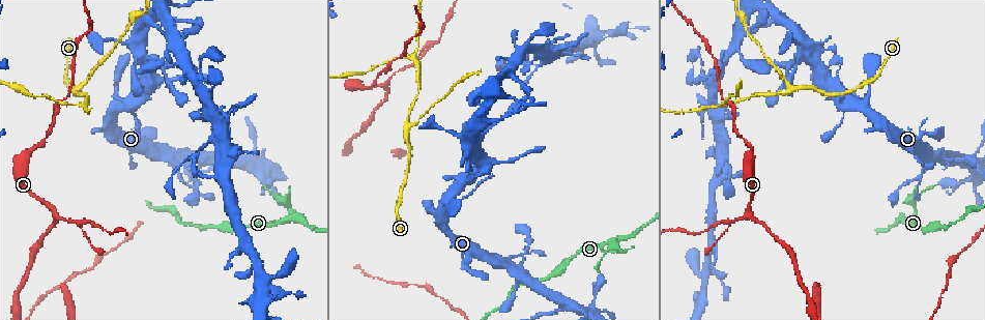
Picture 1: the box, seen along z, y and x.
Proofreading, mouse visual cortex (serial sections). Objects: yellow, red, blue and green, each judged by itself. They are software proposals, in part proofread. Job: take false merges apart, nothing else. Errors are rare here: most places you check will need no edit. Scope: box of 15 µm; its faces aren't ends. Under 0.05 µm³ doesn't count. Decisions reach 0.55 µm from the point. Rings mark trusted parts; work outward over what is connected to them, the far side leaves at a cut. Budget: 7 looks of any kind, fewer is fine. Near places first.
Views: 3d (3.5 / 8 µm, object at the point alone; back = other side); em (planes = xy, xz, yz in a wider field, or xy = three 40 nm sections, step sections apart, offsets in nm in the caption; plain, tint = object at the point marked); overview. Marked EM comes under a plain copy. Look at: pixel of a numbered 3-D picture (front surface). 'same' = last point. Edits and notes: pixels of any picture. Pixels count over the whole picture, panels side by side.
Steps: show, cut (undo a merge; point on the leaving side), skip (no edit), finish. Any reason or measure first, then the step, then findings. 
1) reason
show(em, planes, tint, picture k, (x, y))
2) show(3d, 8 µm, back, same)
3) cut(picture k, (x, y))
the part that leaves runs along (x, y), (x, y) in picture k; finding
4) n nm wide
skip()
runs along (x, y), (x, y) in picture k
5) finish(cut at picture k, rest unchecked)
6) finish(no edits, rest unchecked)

sudden change in width
show(3d, 3.5 µm, picture 1, (289, 209))

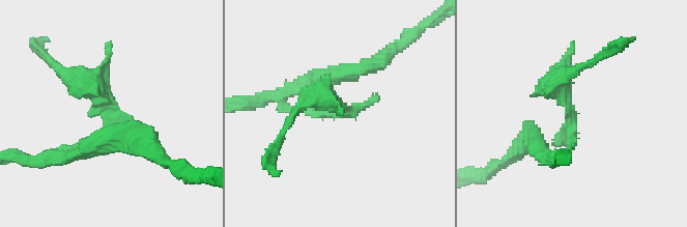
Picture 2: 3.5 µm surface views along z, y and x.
now the EM
show(em, xy, step 2, tint, picture 2, (348, 111))

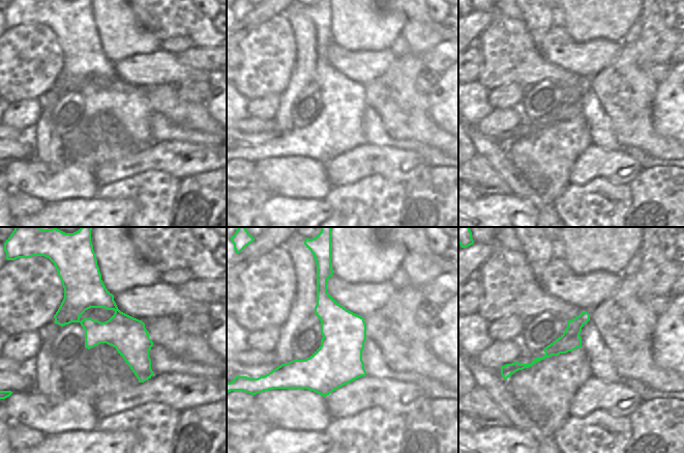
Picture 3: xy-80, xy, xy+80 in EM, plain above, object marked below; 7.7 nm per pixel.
cut it another way
show(em, xy, step 5, tint, same)

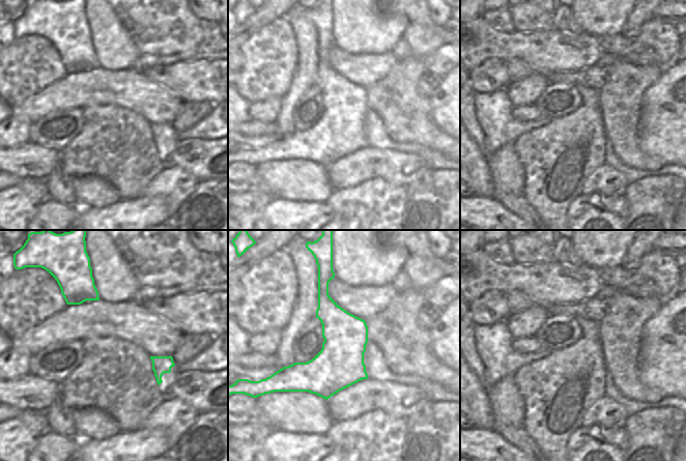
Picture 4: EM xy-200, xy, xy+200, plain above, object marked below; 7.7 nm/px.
360 nm wide
skip()
runs along (61, 150), (112, 124), (96, 86), (67, 77) in picture 2; all the same cell

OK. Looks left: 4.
branch point
show(3d, 3.5 µm, picture 1, (732, 221))

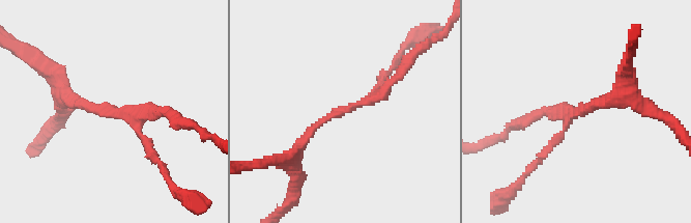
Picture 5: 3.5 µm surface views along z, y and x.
show(em, planes, tint, picture 5, (128, 114))

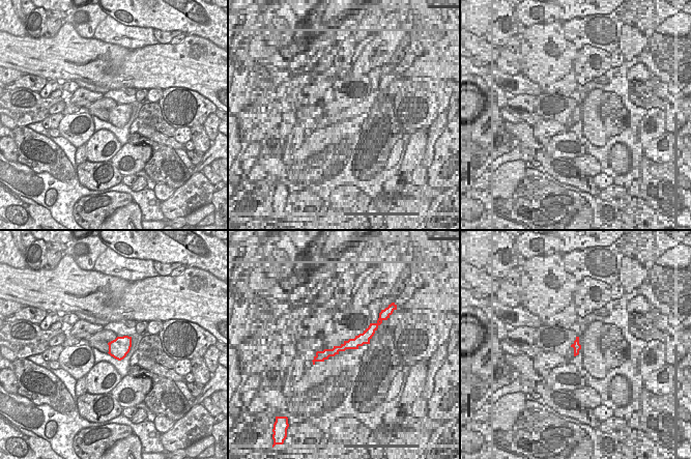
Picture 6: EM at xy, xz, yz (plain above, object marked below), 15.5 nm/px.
skip()
runs along (304, 138), (333, 114), (374, 99), (409, 59) in picture 5; all the same cell

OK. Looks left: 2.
side arm on a straight run
show(3d, 8 µm, back, picture 1, (792, 90))

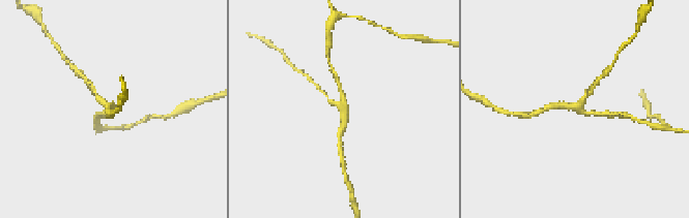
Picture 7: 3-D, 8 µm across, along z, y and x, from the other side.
3 arms; arms of 150, 200, 200 nm; shape alone is not enough
show(em, xy, step 5, tint, picture 7, (344, 108))

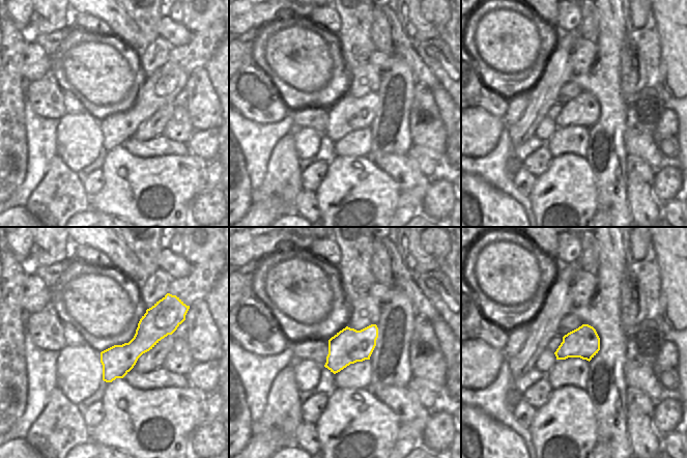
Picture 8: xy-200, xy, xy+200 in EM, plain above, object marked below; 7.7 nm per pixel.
skip()
runs along (548, 106), (602, 114) in picture 7; one cell here

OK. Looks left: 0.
finish(no edits, rest unchecked)

